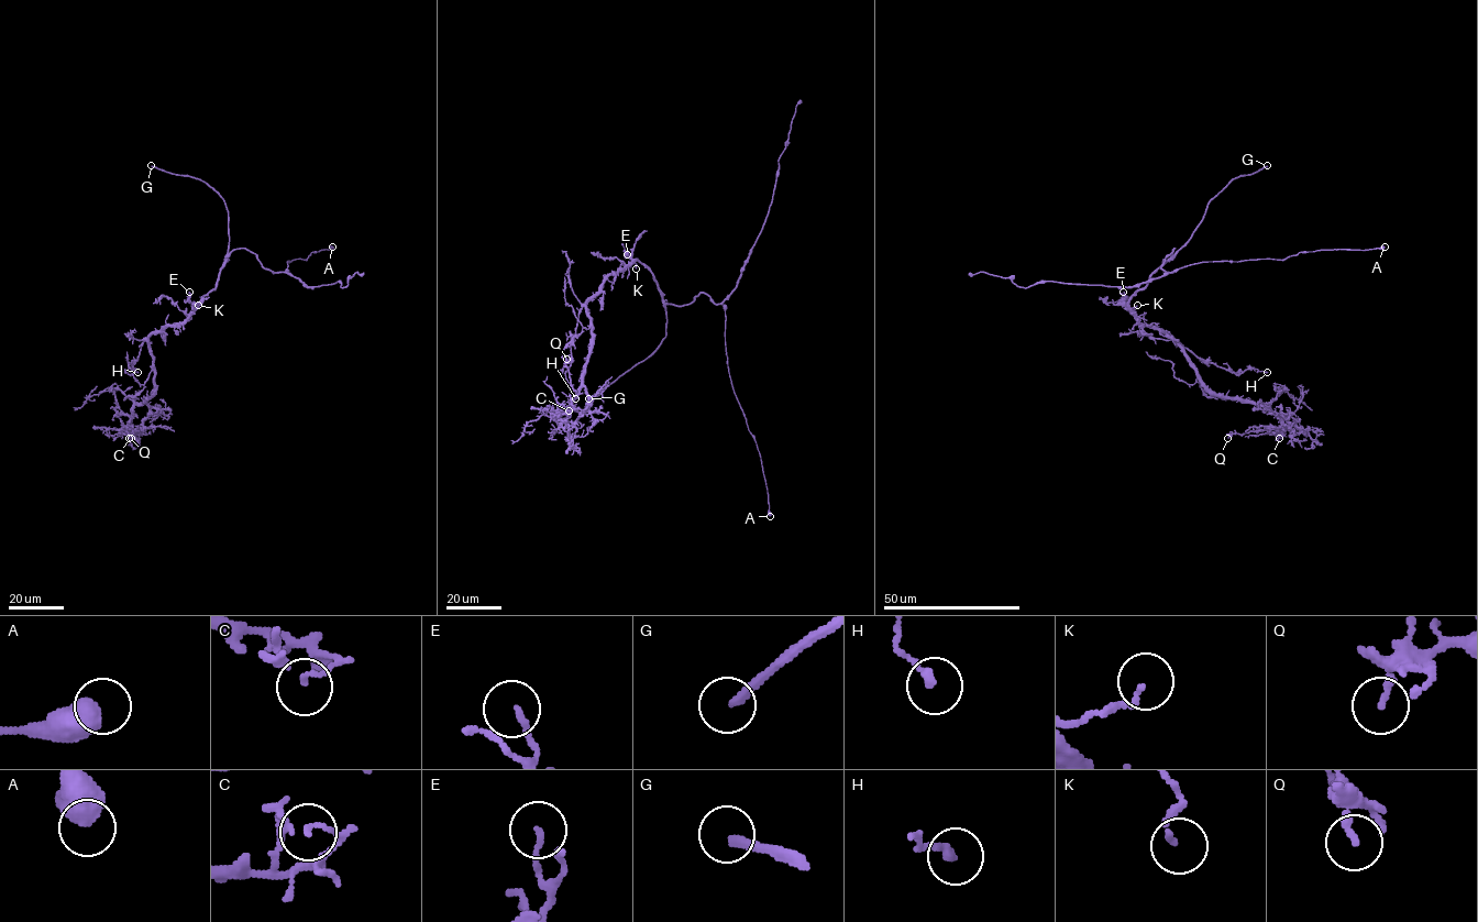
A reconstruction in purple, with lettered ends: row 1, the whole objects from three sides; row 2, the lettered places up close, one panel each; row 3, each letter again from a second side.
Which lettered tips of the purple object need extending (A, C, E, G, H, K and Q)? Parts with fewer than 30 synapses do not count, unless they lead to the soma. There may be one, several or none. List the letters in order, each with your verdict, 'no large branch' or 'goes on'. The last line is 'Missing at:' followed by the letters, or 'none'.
A: no large branch
C: no large branch
E: no large branch
G: goes on
H: no large branch
K: no large branch
Q: no large branch
Missing at: G

